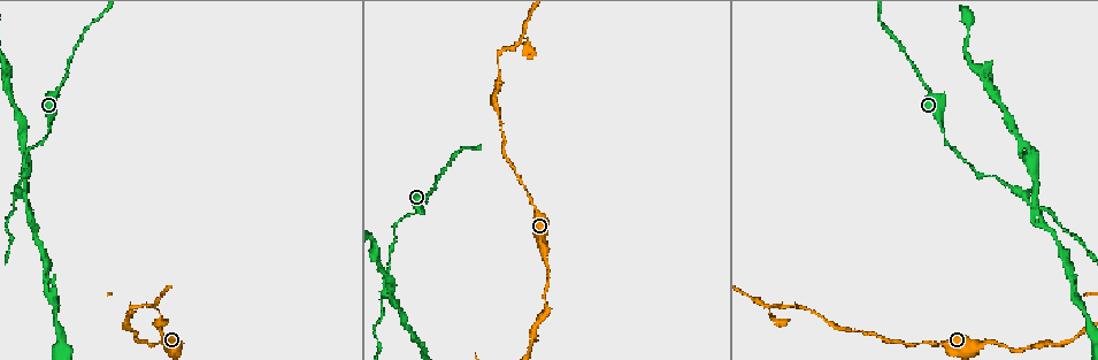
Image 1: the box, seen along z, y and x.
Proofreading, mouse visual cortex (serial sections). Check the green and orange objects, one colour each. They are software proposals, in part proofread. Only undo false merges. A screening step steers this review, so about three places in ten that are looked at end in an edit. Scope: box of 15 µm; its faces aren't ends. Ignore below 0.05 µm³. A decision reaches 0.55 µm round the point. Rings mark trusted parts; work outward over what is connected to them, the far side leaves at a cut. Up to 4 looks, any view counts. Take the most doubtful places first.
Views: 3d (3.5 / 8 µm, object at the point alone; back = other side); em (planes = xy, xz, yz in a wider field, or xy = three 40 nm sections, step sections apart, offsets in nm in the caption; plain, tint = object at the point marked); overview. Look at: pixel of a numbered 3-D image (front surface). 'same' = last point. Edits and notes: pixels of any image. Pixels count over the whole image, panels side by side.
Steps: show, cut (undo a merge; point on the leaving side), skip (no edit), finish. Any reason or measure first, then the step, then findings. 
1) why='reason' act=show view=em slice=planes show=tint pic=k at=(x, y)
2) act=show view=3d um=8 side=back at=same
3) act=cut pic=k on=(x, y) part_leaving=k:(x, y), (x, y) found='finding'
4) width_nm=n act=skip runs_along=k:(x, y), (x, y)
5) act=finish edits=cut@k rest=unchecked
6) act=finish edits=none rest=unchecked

act=show view=3d um=3.5 pic=1 at=(942, 126)

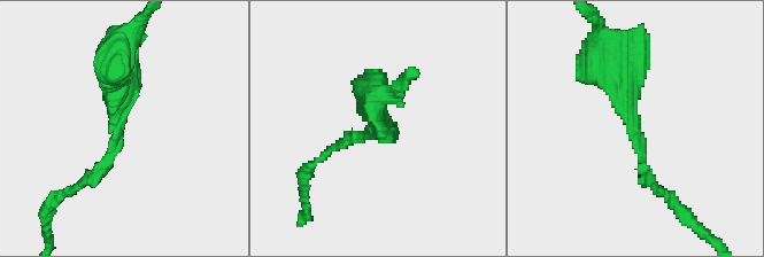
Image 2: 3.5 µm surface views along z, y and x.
arm_widths_nm=150,400 why='need the tissue' act=show view=em slice=xy step=1 show=tint pic=2 at=(116, 131)

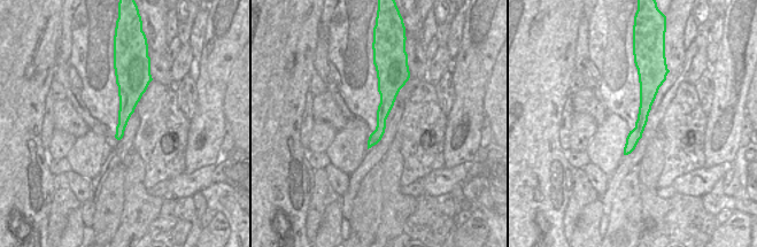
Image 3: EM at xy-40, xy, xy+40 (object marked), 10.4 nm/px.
width_nm=140 act=skip runs_along=3:(643, 77), (646, 107), (626, 151) found='continuous, no second cell'

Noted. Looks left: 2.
why='four-way junction' act=show view=em slice=xy step=1 show=tint pic=1 at=(19, 190)

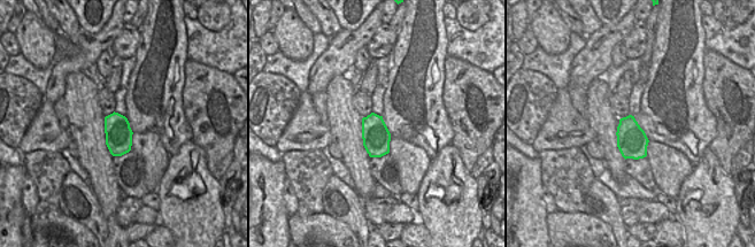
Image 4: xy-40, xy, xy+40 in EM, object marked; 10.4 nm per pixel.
why='see where the arms go' act=show view=3d um=3.5 at=same

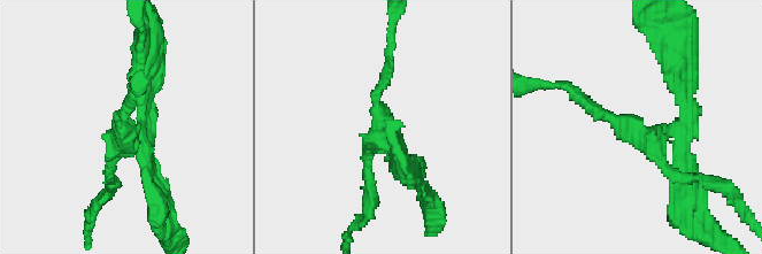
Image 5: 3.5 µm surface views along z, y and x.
width_nm=300 act=cut pic=5 on=(676, 84) part_leaving=5:(674, 130), (685, 99), (679, 31) found='a second cell is stuck on'

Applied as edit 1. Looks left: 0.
act=finish edits=cut@5 rest=unchecked

